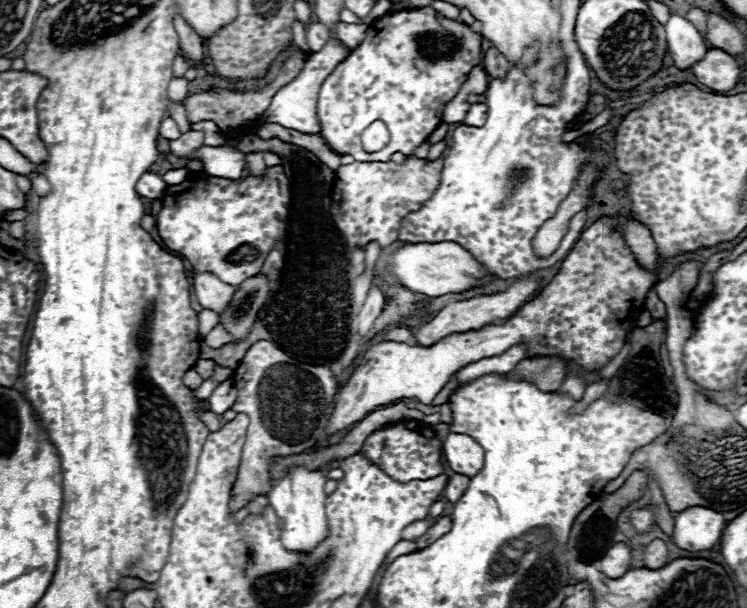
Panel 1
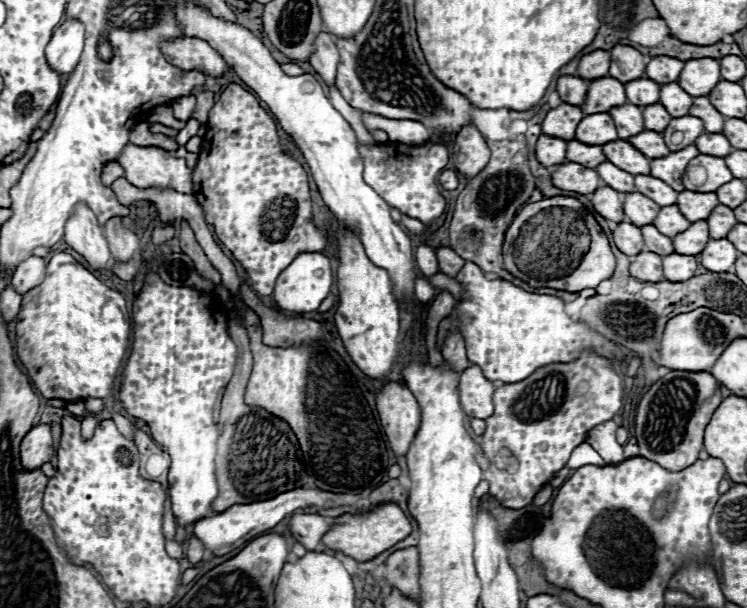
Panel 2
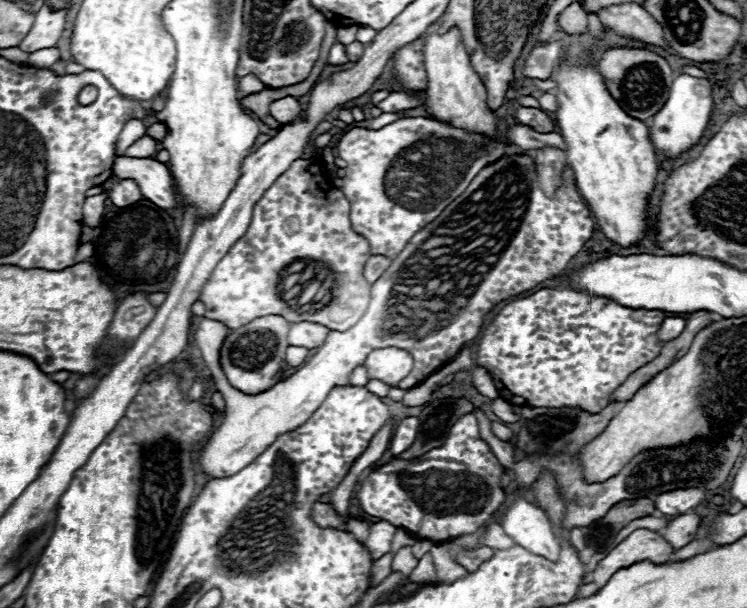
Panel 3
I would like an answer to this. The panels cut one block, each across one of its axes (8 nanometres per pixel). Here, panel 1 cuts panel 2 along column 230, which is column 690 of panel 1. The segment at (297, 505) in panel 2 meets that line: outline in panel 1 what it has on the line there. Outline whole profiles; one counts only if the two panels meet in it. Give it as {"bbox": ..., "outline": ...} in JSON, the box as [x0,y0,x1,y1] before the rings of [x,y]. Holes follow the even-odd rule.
{"bbox":[672,506,726,550],"outline":[[[690,506],[674,516],[672,542],[684,550],[710,550],[722,536],[726,520],[710,508]]]}

